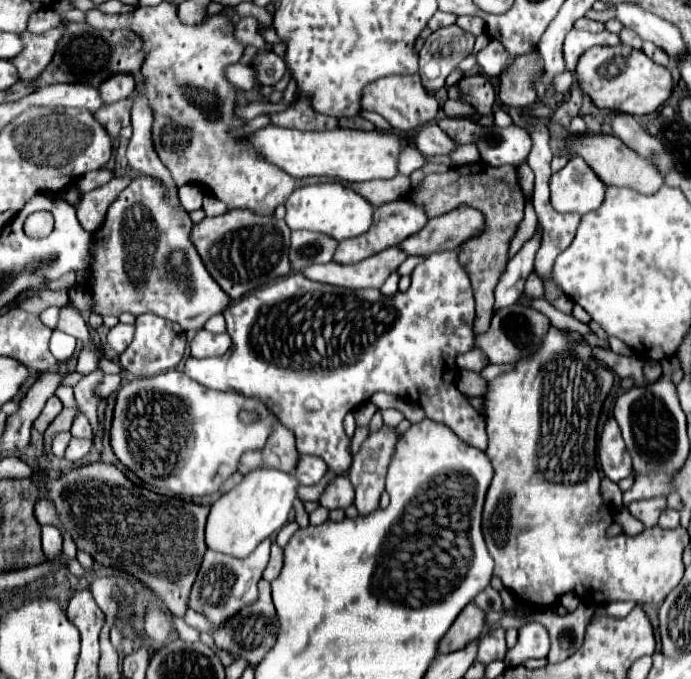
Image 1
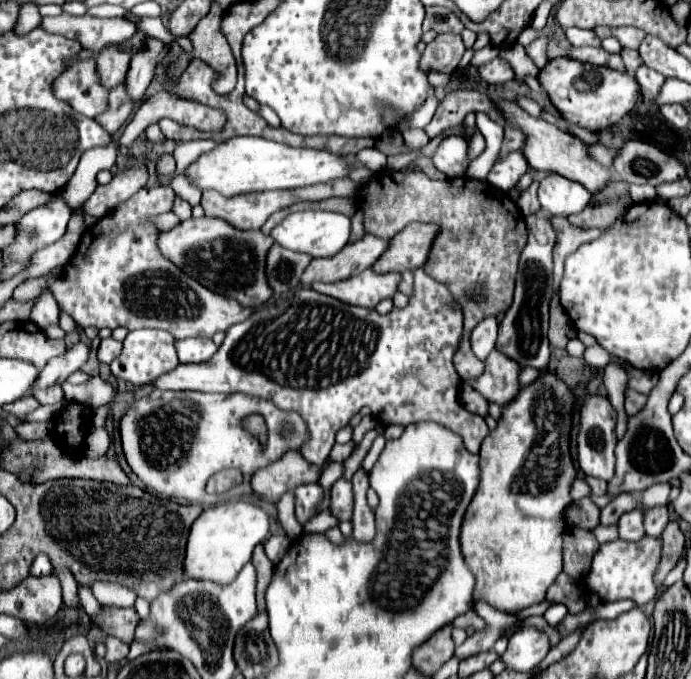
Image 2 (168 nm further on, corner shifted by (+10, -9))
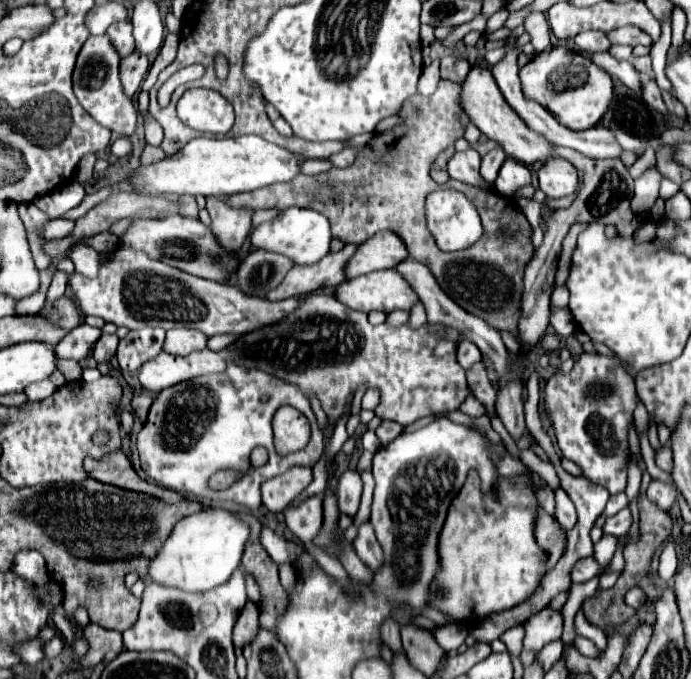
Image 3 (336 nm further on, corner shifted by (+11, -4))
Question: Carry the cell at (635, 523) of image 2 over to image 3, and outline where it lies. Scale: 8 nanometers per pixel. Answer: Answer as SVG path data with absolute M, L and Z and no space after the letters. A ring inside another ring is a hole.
M626 507L620 513L608 517L602 531L608 533L608 535L614 535L614 537L624 537L628 533L630 525L632 525L632 515L630 515L630 509Z

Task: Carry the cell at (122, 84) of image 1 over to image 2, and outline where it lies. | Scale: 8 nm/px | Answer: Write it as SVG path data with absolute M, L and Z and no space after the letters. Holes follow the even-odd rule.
M113 44L105 46L97 56L97 74L101 78L101 86L107 90L119 86L125 82L125 74L129 70L131 56L125 52L119 52Z

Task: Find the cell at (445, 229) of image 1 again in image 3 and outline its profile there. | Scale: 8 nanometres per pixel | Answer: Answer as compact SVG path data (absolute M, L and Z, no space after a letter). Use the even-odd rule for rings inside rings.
M380 231L372 239L358 245L352 261L348 261L346 279L372 273L378 269L392 269L408 257L404 243L390 231Z

